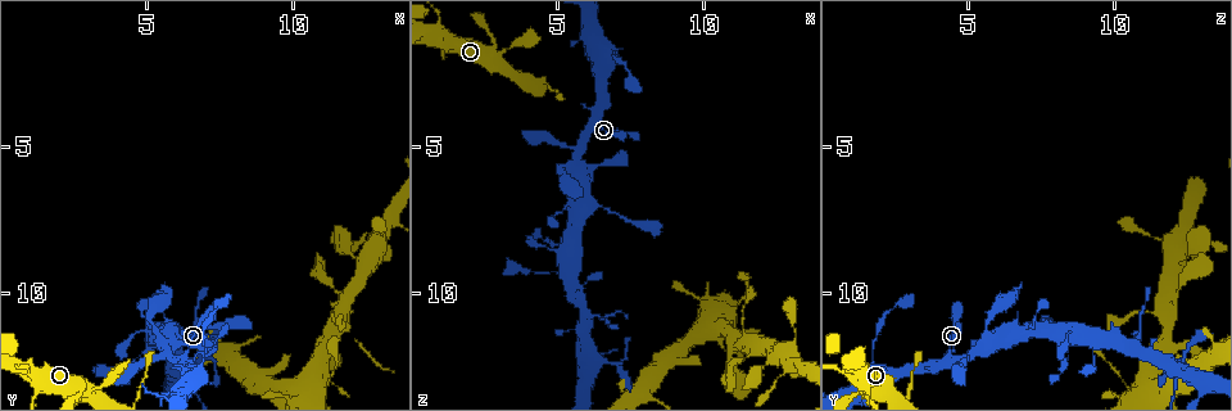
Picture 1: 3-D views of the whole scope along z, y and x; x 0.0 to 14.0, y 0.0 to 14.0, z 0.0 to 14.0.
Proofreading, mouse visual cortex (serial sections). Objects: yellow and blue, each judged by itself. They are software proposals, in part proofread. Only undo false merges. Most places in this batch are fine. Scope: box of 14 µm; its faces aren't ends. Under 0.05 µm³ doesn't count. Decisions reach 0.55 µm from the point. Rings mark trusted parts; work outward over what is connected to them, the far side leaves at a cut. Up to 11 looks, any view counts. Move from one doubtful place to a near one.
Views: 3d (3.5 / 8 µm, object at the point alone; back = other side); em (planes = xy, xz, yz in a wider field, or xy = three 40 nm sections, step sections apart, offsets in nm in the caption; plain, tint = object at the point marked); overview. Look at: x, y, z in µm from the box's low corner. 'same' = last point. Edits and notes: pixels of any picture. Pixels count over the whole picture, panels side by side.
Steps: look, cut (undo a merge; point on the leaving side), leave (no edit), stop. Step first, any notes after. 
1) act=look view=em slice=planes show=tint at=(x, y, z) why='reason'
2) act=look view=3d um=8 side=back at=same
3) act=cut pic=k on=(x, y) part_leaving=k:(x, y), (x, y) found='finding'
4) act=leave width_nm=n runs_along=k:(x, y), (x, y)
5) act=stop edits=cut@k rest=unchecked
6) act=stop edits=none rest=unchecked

act=look view=3d um=3.5 at=(3.0, 13.3, 1.9) why='sudden change in width'

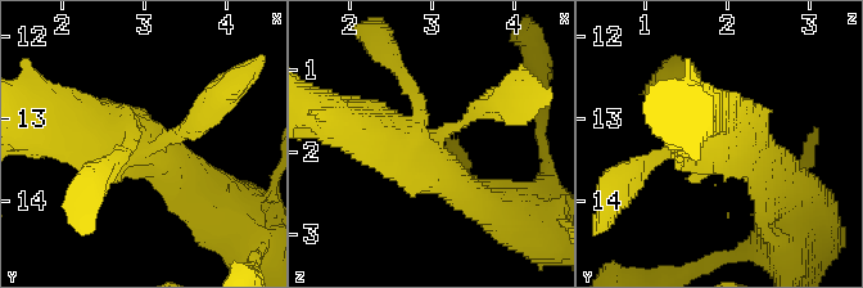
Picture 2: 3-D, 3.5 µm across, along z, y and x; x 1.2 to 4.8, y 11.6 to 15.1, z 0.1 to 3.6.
act=look view=em slice=planes show=tint at=(3.05, 13.35, 1.85)

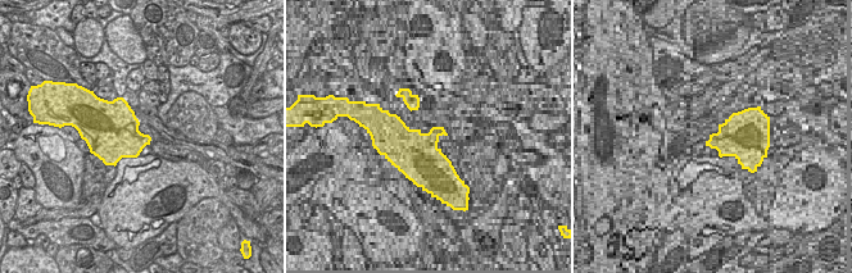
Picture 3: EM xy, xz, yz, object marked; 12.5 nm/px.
act=look view=em slice=xy step=5 show=tint at=same

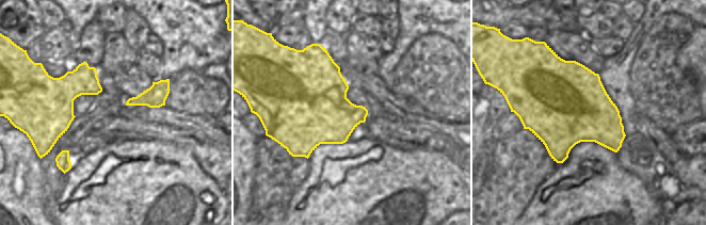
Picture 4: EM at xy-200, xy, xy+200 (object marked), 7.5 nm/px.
act=leave runs_along=2:(64, 102), (194, 176) found='continuous, no second cell'

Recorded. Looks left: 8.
act=look view=3d um=3.5 at=(1.0, 12.7, 1.0) why='two arms in line, one across'

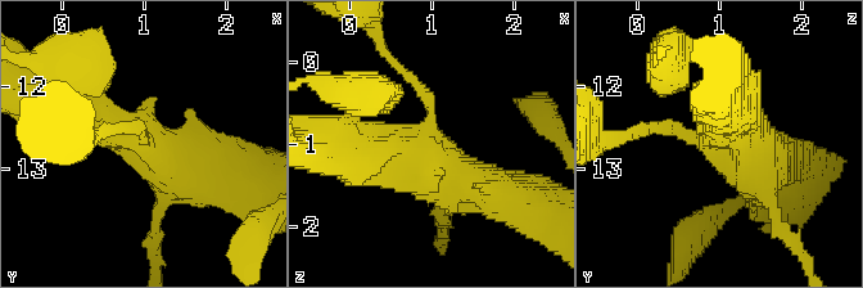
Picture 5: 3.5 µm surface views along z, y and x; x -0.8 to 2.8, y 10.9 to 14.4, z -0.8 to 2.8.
act=look view=em slice=planes show=tint at=(0.95, 12.60, 0.95) arms=3 arm_widths_nm=150,500,600

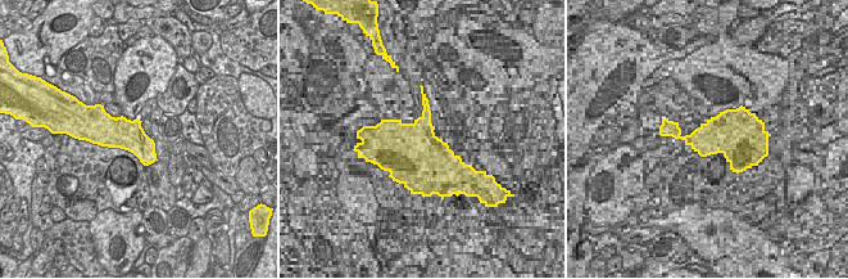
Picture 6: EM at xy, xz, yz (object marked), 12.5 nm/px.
act=leave runs_along=5:(197, 167), (63, 91) found='continuous, no second cell'

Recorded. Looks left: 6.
act=look view=em slice=xy step=1 show=tint at=(6.1, 12.4, 4.5) why='side arm on a straight run'

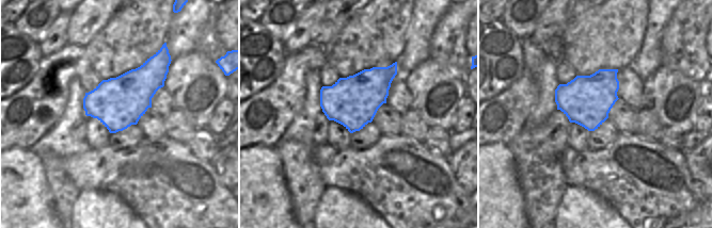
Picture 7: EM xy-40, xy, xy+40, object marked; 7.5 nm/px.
act=look view=3d um=3.5 at=same

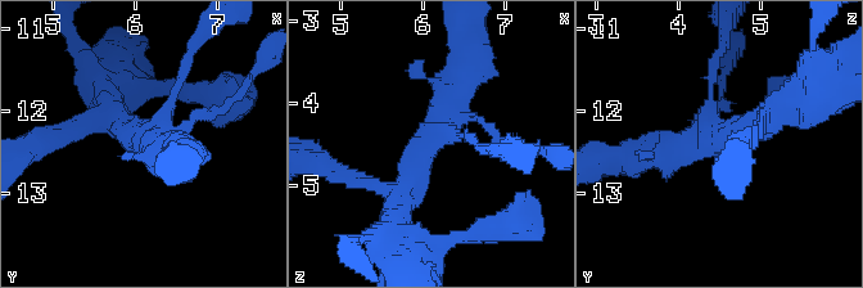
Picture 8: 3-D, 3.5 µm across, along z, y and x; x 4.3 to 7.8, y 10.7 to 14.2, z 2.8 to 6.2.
act=leave runs_along=8:(473, 136), (429, 140), (401, 210) found='all the same cell'

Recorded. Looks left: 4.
act=look view=3d um=3.5 at=(6.9, 12.1, 1.8) why='thin neck'

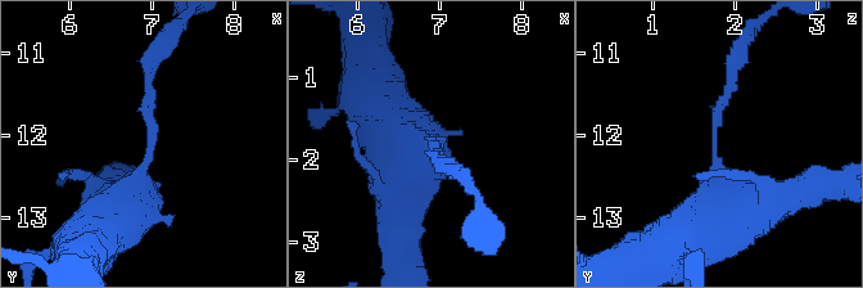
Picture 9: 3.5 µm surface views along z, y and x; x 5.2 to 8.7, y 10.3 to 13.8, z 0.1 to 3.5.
act=look view=em slice=xy step=5 show=tint at=(6.95, 12.05, 1.80) arm_widths_nm=150,600

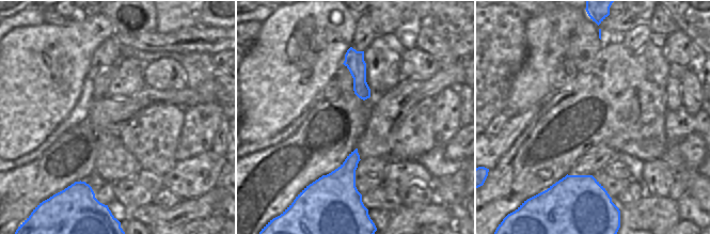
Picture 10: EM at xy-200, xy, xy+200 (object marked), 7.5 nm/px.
act=leave runs_along=9:(107, 212), (147, 165), (150, 62) found='all the same cell'

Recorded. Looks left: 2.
act=stop edits=none rest=unchecked

